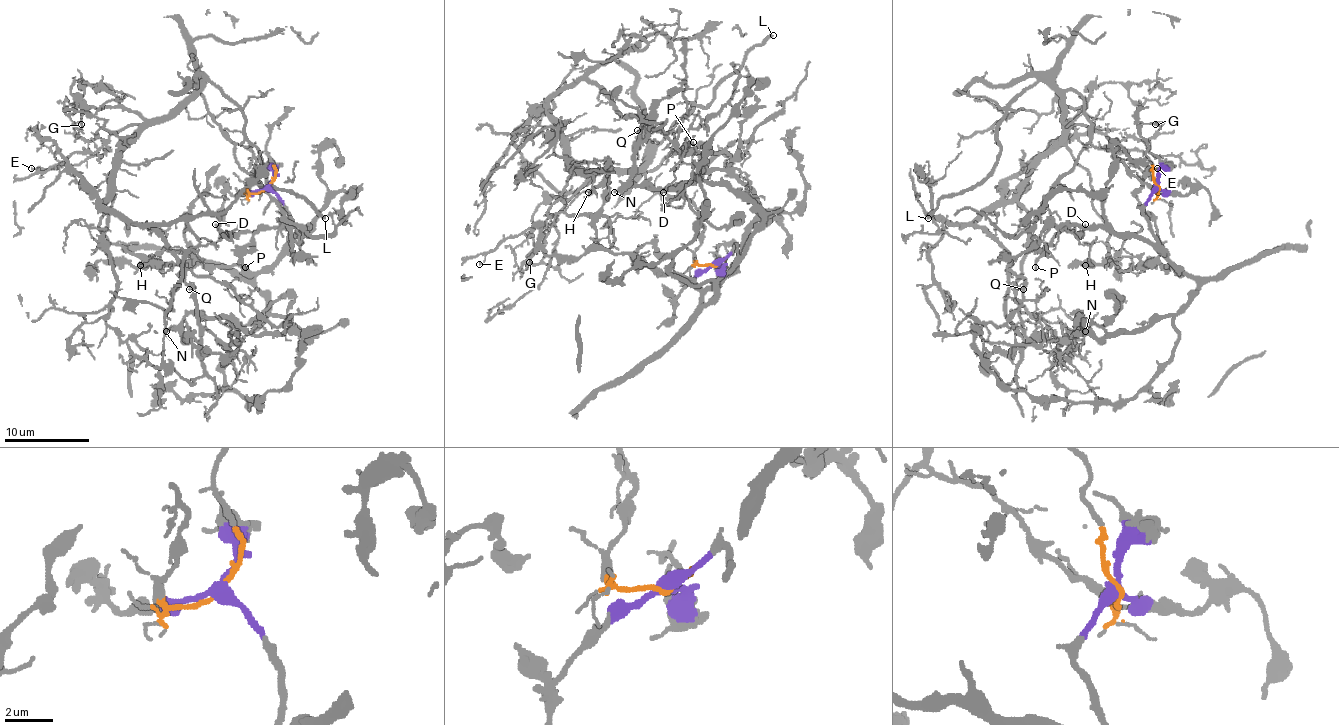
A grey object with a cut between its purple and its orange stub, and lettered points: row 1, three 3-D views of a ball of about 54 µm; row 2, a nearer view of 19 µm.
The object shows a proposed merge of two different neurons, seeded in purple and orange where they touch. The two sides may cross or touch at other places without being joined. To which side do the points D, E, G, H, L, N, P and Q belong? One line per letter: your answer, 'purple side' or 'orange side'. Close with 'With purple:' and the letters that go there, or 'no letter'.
D: purple side
E: orange side
G: orange side
H: purple side
L: orange side
N: purple side
P: purple side
Q: orange side
With purple: D, H, N, P

